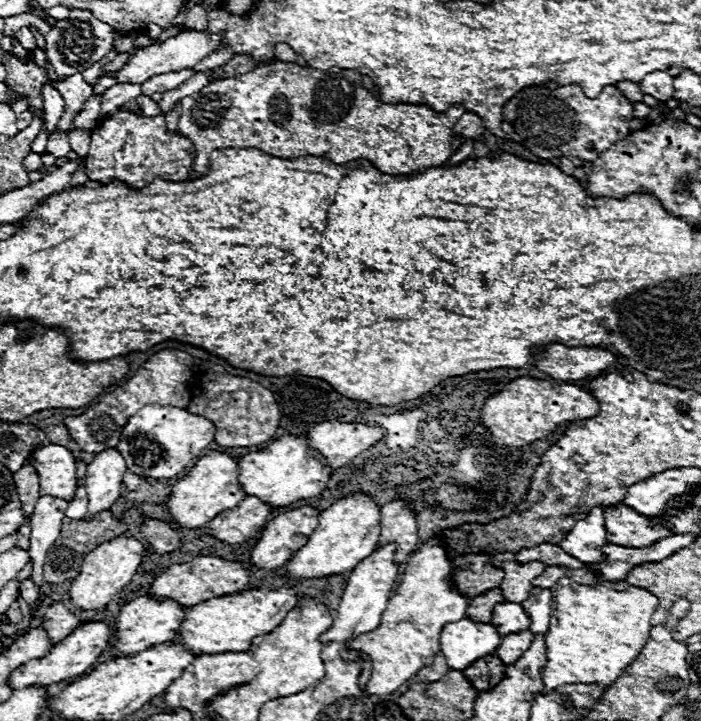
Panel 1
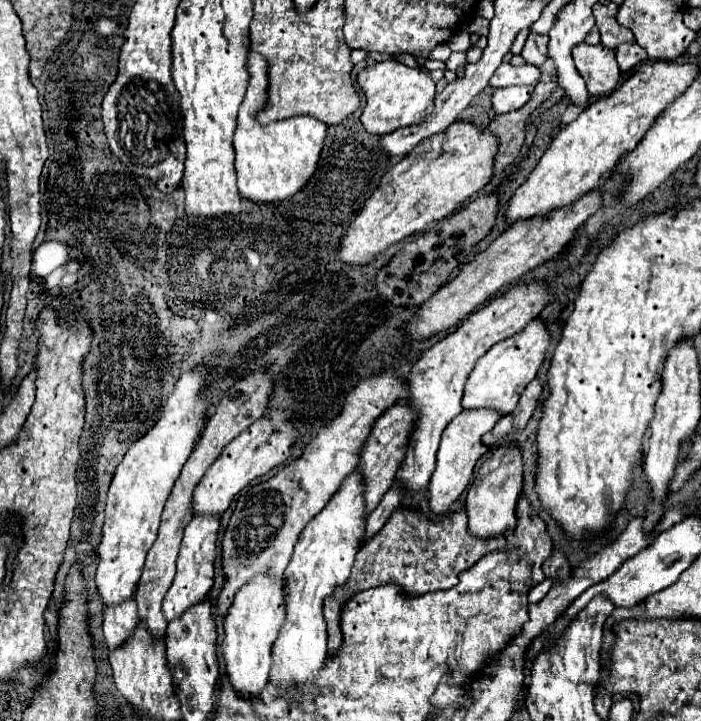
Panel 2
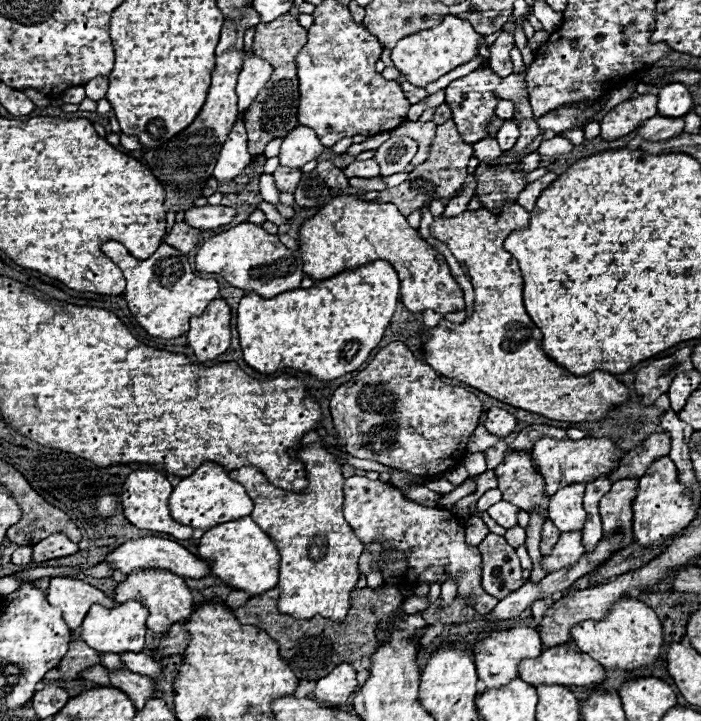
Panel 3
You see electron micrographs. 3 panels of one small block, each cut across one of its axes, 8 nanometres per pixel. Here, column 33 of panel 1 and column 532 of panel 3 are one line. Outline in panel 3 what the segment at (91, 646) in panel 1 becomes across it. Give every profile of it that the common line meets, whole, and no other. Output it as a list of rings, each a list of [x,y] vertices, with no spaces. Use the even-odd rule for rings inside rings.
[[[574,642],[552,646],[534,660],[522,660],[522,664],[518,666],[518,672],[520,672],[520,678],[532,686],[558,684],[558,686],[578,686],[578,688],[586,688],[586,690],[596,690],[606,682],[604,668],[596,660],[586,656],[584,652],[578,652]]]

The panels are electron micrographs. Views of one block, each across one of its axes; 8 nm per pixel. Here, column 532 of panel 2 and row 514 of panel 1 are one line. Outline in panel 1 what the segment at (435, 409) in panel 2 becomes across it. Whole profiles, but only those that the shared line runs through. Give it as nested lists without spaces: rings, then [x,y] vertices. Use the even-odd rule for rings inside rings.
[[[304,506],[272,518],[250,552],[250,566],[264,570],[282,568],[286,560],[302,548],[302,538],[308,538],[314,532],[318,514],[316,508]]]

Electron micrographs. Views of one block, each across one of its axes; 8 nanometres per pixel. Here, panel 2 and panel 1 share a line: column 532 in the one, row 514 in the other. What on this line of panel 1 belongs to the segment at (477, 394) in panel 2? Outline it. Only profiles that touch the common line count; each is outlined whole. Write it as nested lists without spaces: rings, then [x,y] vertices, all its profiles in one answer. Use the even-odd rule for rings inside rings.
[[[348,496],[326,508],[318,516],[318,526],[308,538],[308,544],[296,552],[288,564],[284,564],[288,578],[302,582],[312,578],[324,578],[332,574],[342,574],[344,570],[352,570],[362,558],[374,552],[374,546],[380,536],[380,510],[368,496]]]

